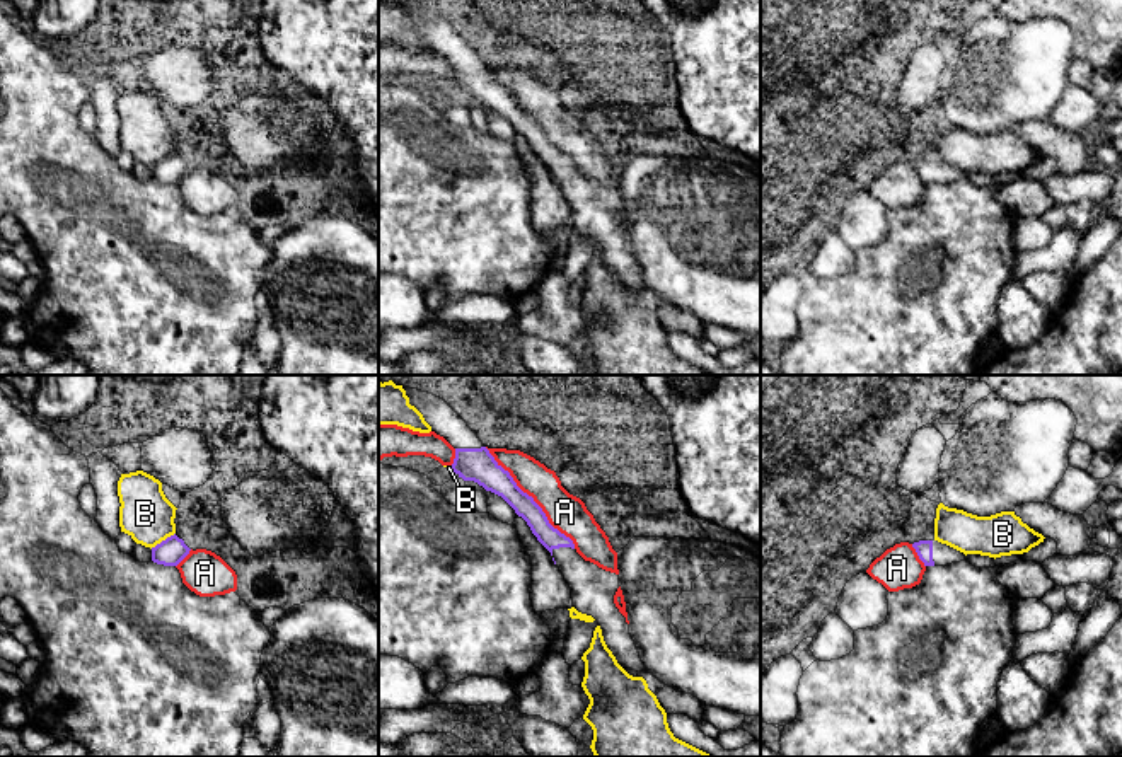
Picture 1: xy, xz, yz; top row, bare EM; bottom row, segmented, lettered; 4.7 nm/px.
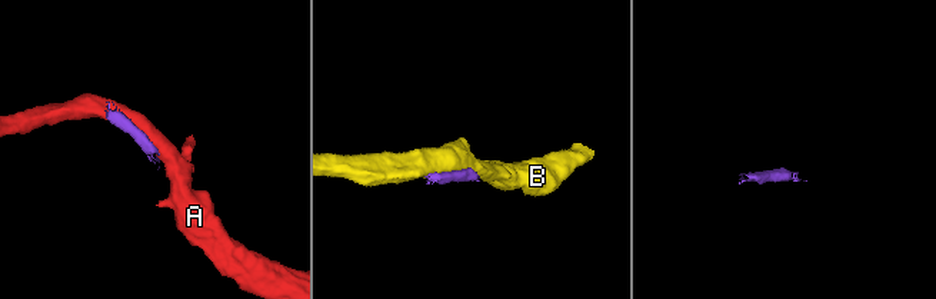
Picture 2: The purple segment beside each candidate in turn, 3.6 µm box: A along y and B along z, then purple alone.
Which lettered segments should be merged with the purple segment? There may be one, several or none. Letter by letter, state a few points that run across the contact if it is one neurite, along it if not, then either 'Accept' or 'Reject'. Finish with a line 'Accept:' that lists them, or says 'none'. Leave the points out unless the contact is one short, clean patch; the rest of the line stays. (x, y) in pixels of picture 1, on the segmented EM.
A: Reject
B: Reject
Accept: none

